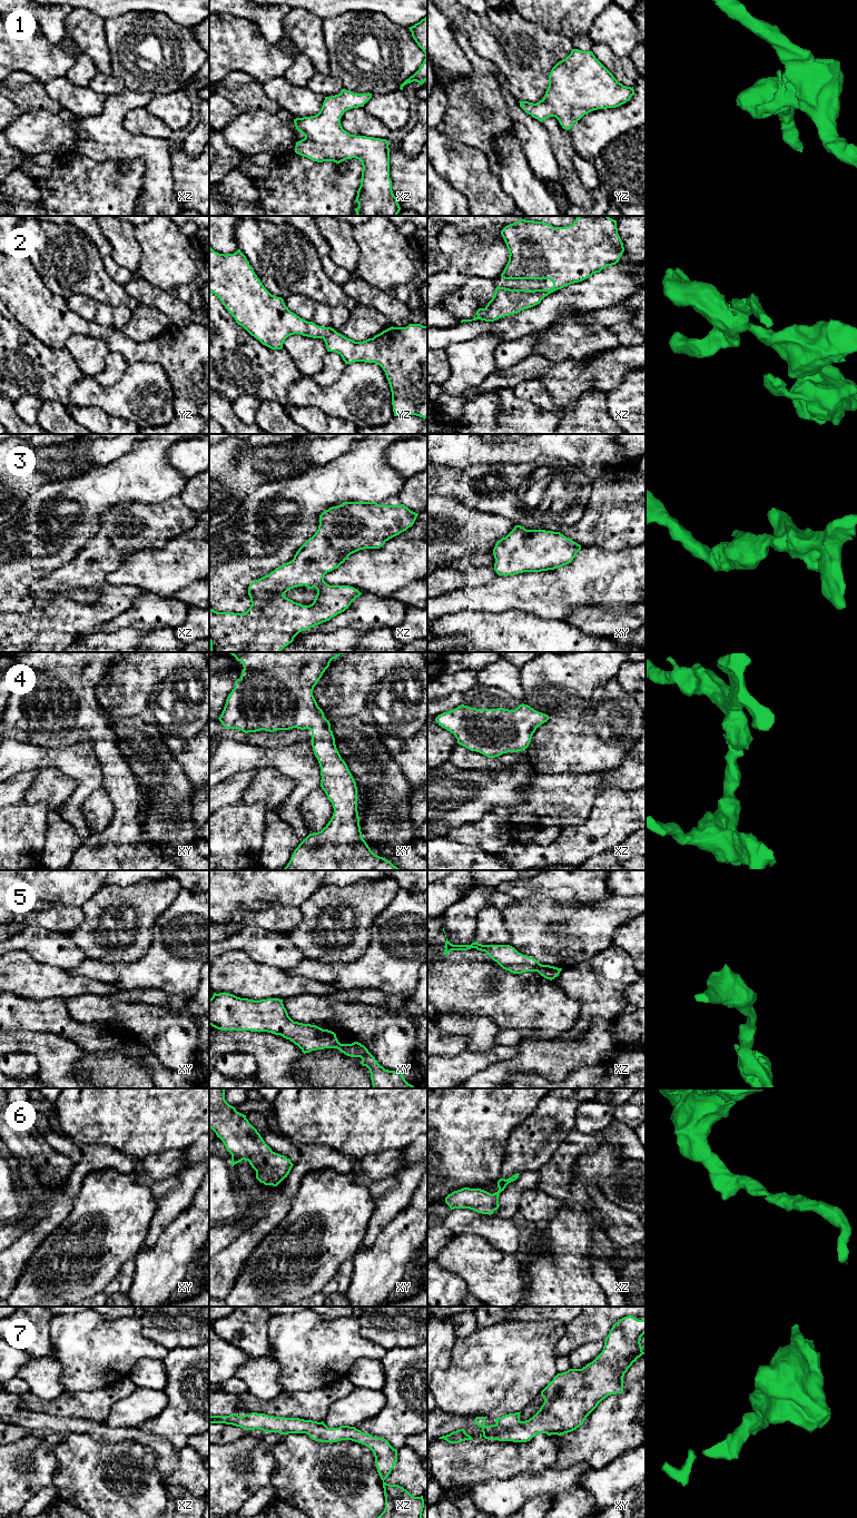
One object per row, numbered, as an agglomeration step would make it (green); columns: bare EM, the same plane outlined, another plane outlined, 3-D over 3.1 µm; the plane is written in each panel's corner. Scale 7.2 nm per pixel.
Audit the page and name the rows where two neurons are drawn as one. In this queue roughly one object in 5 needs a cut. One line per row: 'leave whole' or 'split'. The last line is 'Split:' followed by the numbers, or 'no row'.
1: leave whole
2: leave whole
3: leave whole
4: leave whole
5: leave whole
6: leave whole
7: leave whole
Split: no row

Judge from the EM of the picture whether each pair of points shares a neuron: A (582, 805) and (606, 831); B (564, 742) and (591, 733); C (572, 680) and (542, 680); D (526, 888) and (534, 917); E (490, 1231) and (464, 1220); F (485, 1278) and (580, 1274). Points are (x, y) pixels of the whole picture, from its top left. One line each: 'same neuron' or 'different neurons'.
A: different neurons
B: same neuron
C: same neuron
D: different neurons
E: same neuron
F: different neurons

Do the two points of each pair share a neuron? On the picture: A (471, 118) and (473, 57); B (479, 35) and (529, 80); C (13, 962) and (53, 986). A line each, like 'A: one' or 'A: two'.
A: one
B: one
C: one

